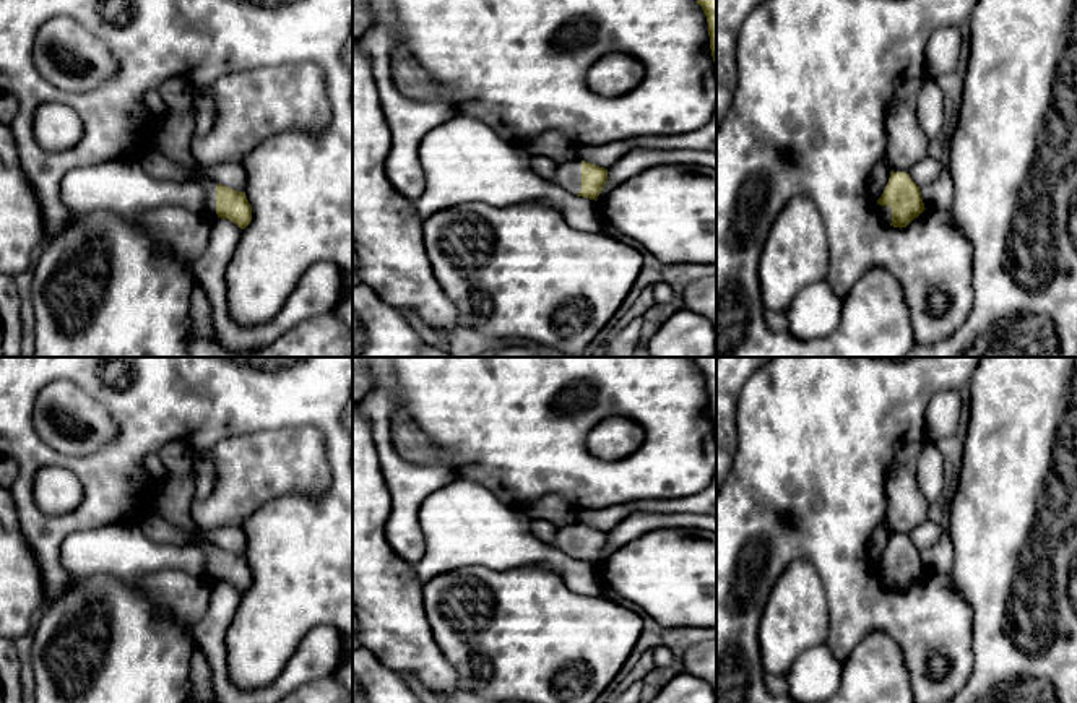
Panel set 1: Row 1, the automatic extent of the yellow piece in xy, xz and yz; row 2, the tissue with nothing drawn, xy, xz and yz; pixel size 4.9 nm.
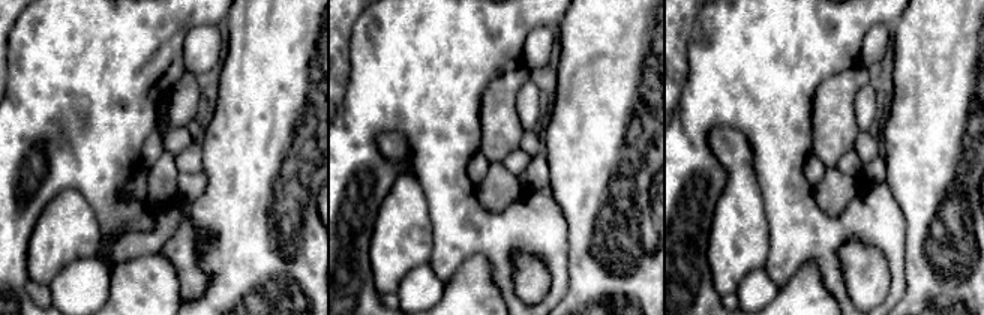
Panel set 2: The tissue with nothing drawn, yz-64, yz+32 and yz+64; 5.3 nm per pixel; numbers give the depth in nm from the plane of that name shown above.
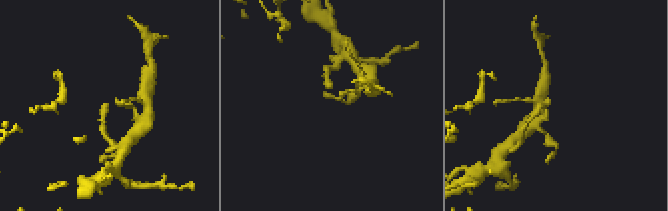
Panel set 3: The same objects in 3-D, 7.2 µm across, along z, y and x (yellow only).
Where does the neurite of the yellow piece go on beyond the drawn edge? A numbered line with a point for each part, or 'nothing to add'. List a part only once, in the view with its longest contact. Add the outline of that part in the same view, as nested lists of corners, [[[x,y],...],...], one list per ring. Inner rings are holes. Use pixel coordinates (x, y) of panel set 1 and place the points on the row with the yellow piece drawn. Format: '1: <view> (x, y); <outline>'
1: xz (567, 176); [[[572,159],[557,164],[557,170],[551,182],[557,183],[572,195],[578,195],[582,192],[582,161]]]

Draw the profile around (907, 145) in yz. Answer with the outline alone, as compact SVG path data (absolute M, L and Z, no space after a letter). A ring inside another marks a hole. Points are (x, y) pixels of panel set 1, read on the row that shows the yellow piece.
M926 71L913 80L903 80L885 109L885 157L890 170L910 170L928 156L929 138L916 117L918 93L931 78Z

